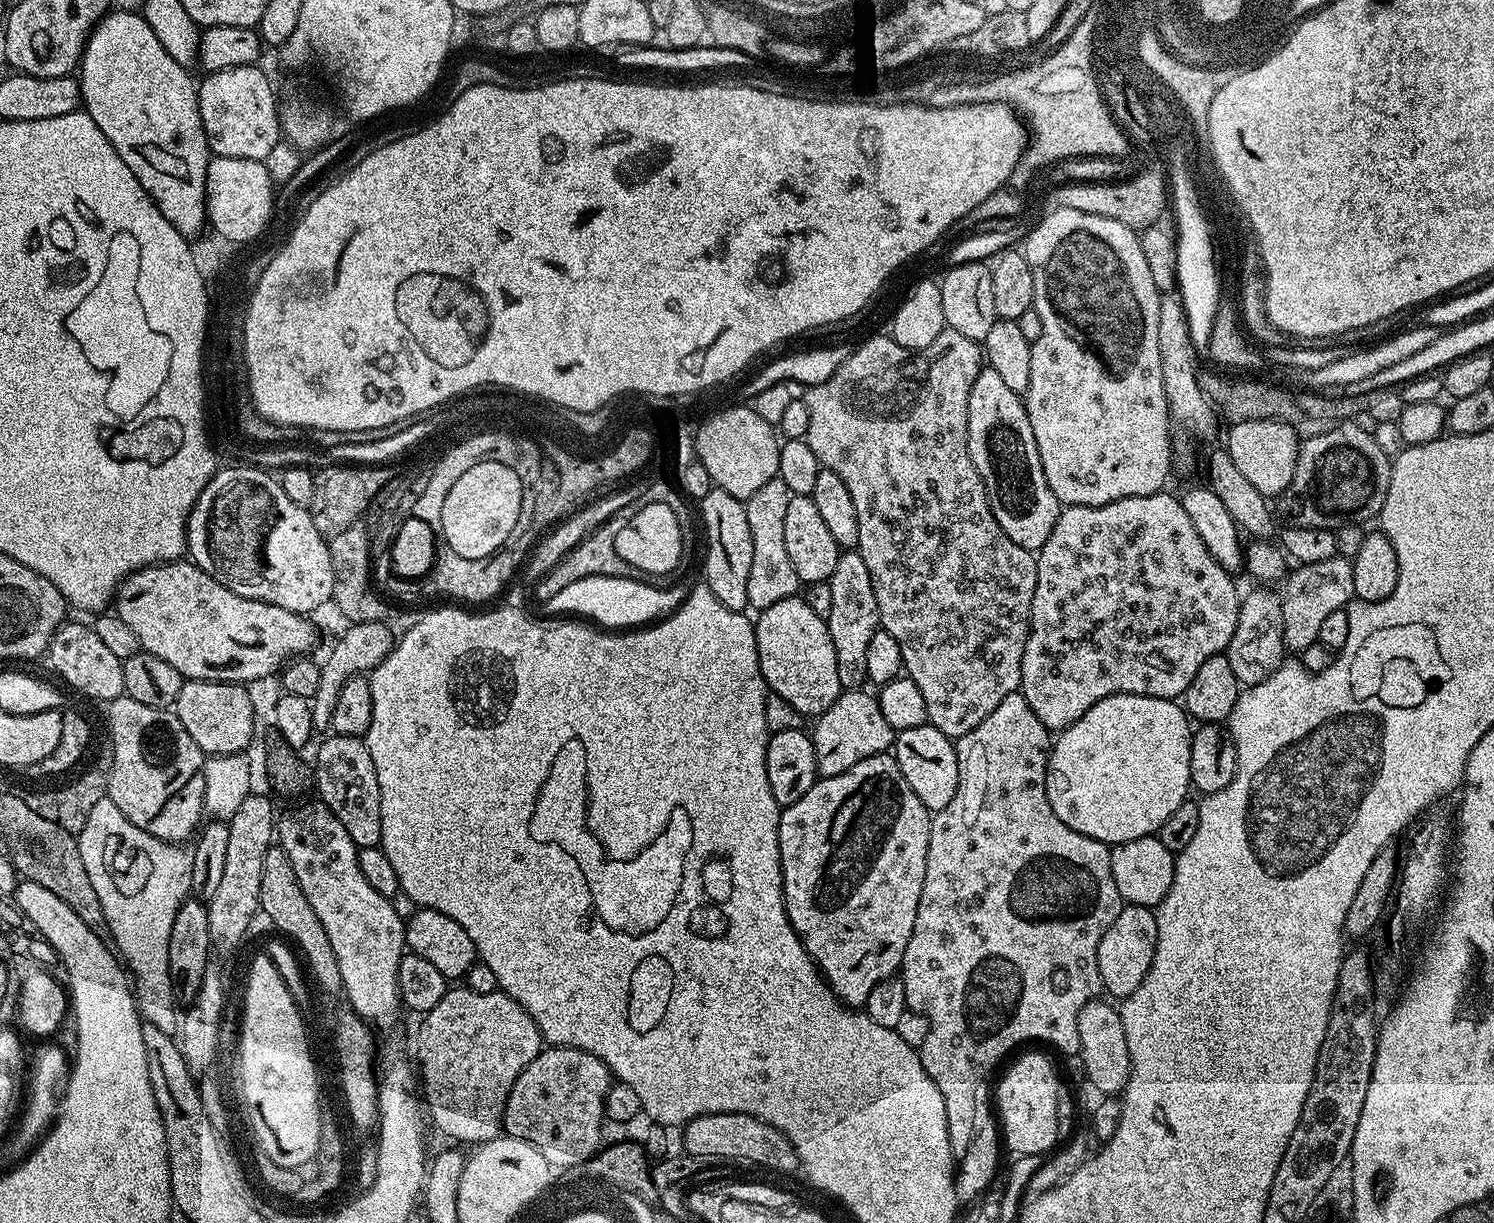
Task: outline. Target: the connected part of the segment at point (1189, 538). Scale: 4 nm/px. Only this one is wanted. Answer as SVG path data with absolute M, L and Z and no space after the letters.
M1161 490L1149 496L1138 498L1122 498L1118 502L1110 502L1106 506L1074 506L1067 505L1061 511L1054 530L1050 530L1050 538L1041 546L1036 556L1036 585L1032 599L1032 623L1028 629L1028 641L1022 654L1022 678L1019 691L1024 693L1026 702L1030 702L1030 710L1038 714L1038 718L1049 730L1069 728L1094 702L1112 696L1116 692L1129 692L1153 696L1163 700L1183 697L1186 686L1198 674L1202 662L1211 656L1219 656L1225 651L1234 628L1238 623L1241 601L1236 596L1236 584L1233 573L1227 572L1210 554L1208 547L1198 538L1198 530L1190 522L1190 514L1180 505L1179 499L1171 496L1168 490Z

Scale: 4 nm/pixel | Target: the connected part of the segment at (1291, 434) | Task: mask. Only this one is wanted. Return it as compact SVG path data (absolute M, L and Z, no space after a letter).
M1270 419L1240 421L1229 427L1225 449L1228 459L1265 498L1278 496L1292 485L1300 445L1300 437L1293 427L1289 421Z

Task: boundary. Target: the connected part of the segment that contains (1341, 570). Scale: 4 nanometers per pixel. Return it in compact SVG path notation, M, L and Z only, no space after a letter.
M1335 555L1326 558L1326 562L1300 564L1296 569L1293 567L1282 586L1282 630L1287 651L1292 654L1299 654L1306 650L1306 646L1317 643L1322 621L1329 614L1334 614L1334 610L1347 609L1356 594L1352 561L1347 556Z

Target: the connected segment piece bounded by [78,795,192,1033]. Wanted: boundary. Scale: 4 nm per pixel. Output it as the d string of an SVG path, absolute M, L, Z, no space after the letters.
M108 795L95 803L78 839L90 884L94 886L110 930L113 931L112 944L134 981L136 1007L143 1023L158 1026L158 1030L175 1033L178 1028L178 1001L170 978L170 930L174 926L174 914L178 914L178 906L183 900L189 899L192 892L192 848L180 842L146 834L146 830L134 826L124 817L122 810L114 806Z

